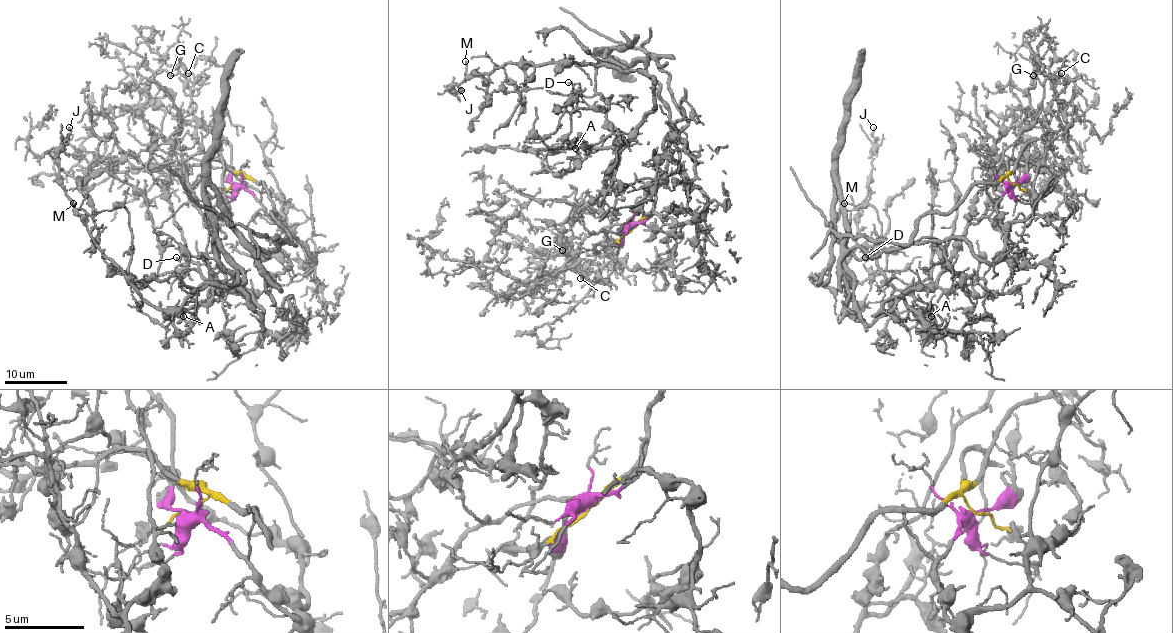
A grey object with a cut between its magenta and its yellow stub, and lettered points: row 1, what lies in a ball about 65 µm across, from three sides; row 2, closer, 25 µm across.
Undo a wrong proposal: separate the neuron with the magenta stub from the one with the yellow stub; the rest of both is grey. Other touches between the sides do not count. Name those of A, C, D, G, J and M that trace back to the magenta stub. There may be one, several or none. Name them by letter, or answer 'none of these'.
A, D, J, M

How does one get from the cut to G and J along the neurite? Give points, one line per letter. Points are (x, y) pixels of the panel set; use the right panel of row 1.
G: (1012, 183), (1007, 175), (1023, 147), (1048, 130), (1029, 104), (1028, 91), (1034, 76)
J: (1012, 183), (992, 262), (962, 239), (846, 248), (835, 186), (846, 309), (874, 127)

